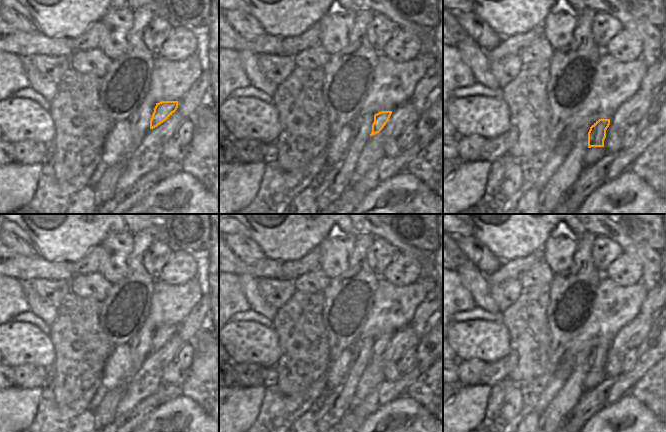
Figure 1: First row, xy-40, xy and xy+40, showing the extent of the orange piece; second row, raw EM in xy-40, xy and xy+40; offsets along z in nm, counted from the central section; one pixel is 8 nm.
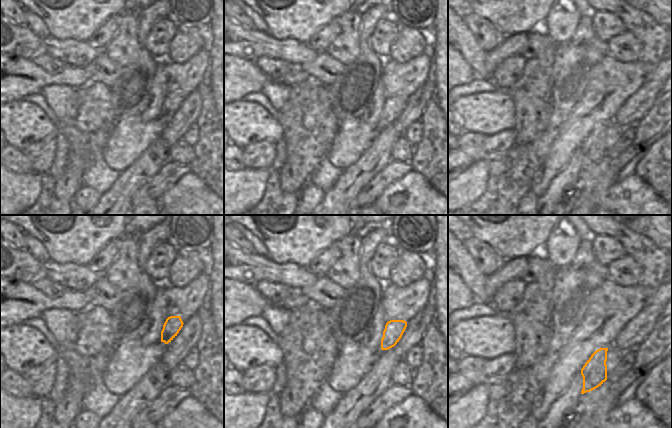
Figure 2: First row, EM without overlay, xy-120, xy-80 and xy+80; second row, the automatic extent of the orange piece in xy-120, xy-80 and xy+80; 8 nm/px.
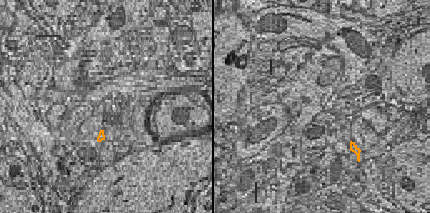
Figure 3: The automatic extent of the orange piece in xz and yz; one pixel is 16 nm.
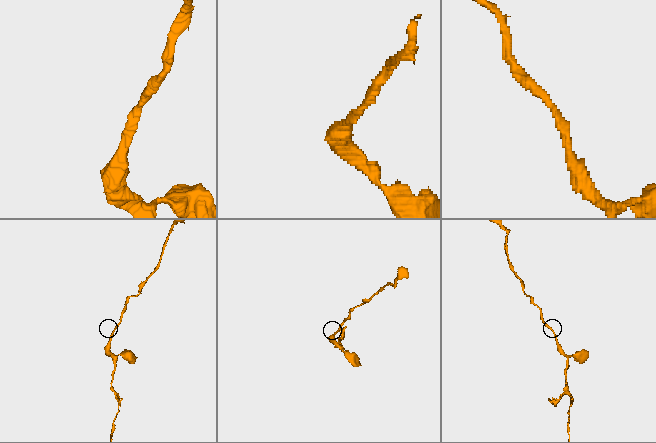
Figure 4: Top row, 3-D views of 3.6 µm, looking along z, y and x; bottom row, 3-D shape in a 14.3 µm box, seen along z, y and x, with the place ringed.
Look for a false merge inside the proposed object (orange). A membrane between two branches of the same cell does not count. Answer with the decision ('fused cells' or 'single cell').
single cell

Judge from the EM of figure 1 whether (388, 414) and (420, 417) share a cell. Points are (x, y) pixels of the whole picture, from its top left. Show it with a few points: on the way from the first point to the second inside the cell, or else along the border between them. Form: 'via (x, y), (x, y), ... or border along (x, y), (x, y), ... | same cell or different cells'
via (396, 414), (407, 413), (412, 417) | same cell

